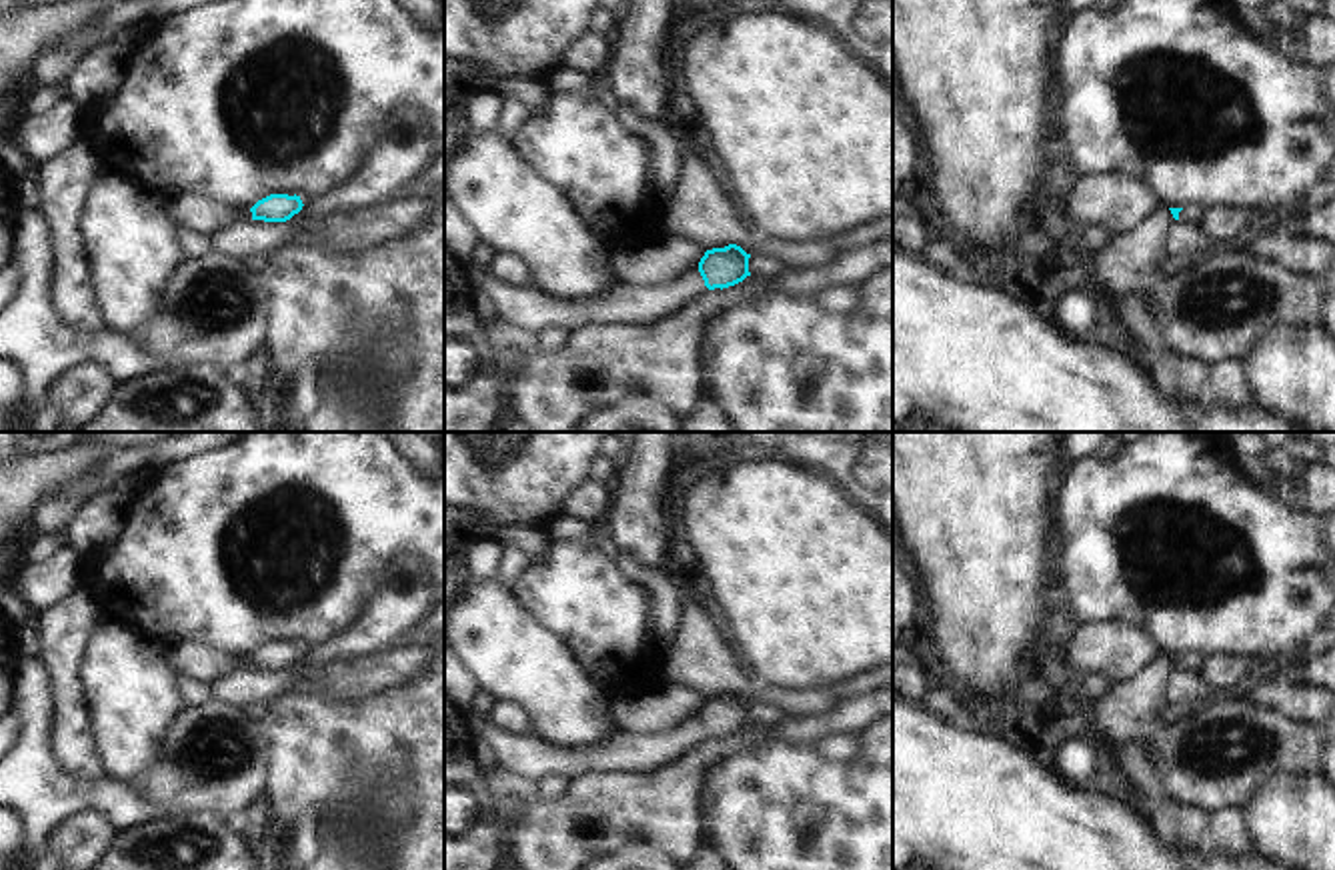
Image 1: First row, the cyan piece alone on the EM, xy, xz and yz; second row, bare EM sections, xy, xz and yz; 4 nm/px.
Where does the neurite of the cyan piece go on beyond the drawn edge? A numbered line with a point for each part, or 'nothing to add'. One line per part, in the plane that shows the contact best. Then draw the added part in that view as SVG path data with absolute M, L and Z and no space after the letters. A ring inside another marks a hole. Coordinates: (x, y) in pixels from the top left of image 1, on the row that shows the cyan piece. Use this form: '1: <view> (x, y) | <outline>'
1: xz (629, 304) | M488 244L474 246L470 254L472 284L492 302L498 316L530 334L544 328L574 332L576 328L600 324L636 328L662 320L695 296L709 292L699 268L695 268L669 284L656 284L652 288L616 280L596 296L558 300L536 292L530 284L512 286L492 278L488 274L492 254L494 250Z

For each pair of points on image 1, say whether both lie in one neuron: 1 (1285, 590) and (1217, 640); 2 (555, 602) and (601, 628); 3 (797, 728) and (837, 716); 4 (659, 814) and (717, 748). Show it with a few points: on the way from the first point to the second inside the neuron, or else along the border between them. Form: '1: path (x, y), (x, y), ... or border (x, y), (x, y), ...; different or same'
1: path (1269, 590), (1233, 624); same
2: path (567, 602), (575, 602), (589, 616); same
3: path (807, 728), (827, 722); same
4: path (667, 796), (699, 760); same

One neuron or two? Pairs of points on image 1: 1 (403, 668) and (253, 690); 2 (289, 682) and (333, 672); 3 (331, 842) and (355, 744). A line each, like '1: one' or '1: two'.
1: two
2: two
3: two

